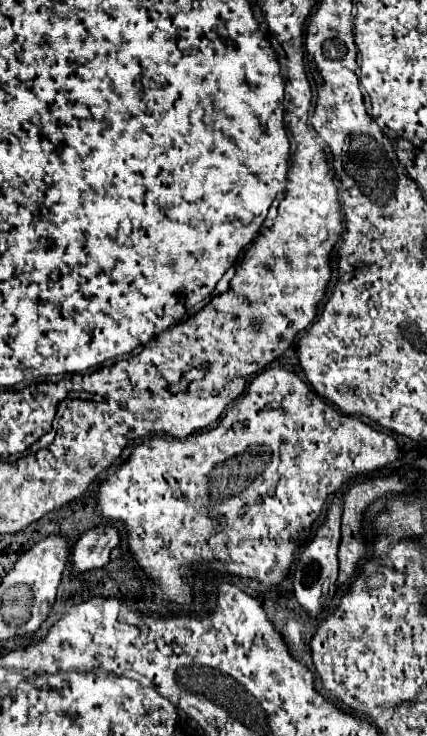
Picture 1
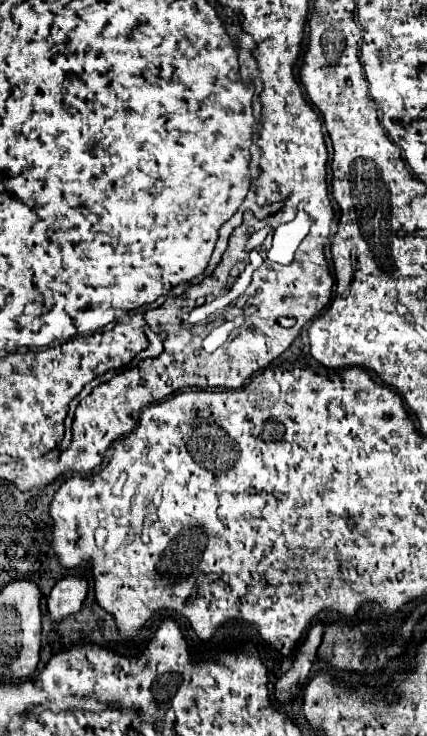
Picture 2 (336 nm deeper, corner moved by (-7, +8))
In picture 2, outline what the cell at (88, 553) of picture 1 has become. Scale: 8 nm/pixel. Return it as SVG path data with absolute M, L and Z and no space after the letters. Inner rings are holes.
M65 576L61 578L49 598L47 598L47 608L49 608L49 616L53 620L63 620L75 612L81 610L83 600L87 596L87 578L85 576Z

